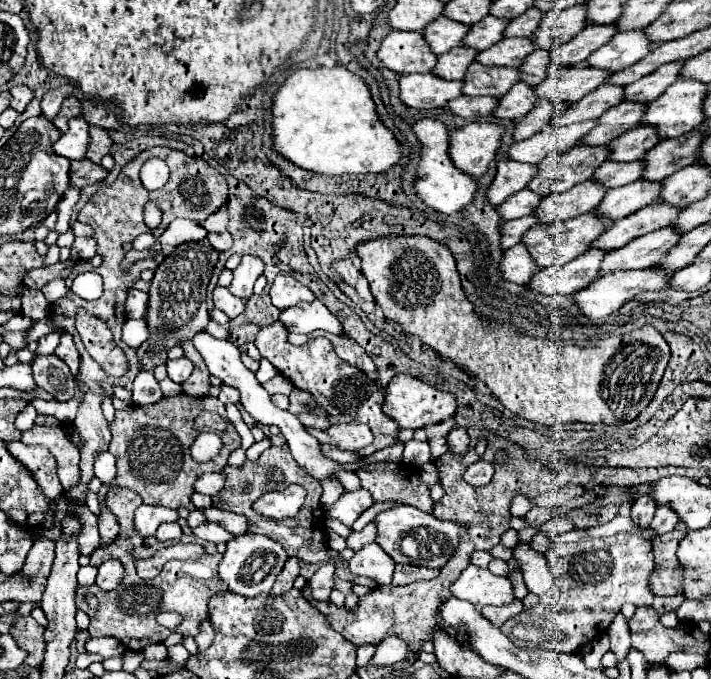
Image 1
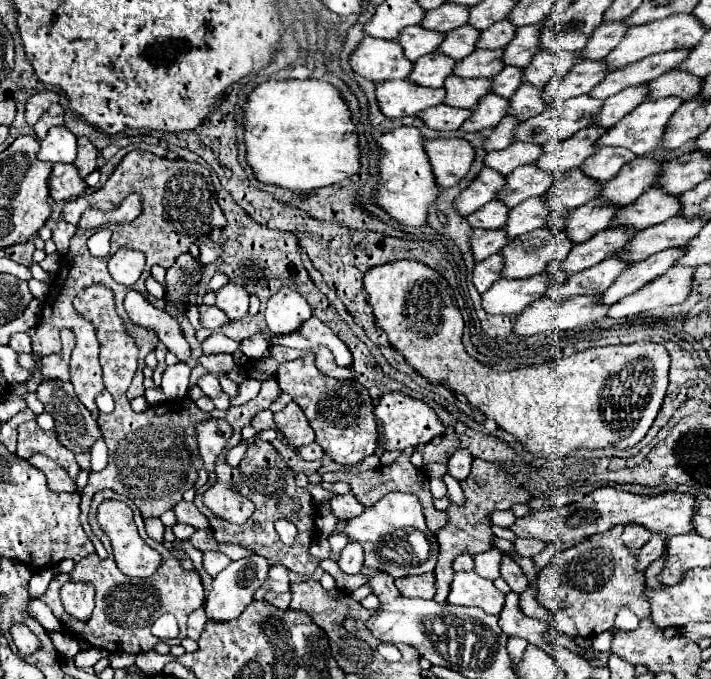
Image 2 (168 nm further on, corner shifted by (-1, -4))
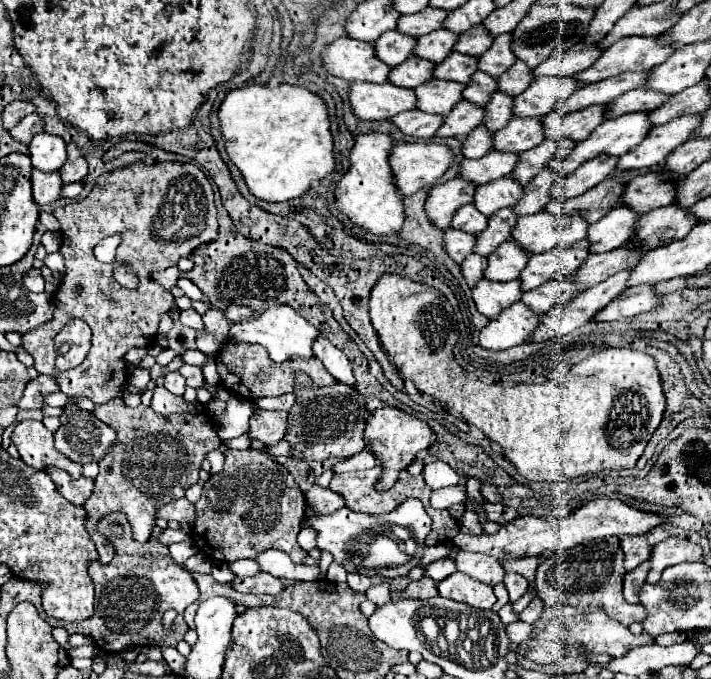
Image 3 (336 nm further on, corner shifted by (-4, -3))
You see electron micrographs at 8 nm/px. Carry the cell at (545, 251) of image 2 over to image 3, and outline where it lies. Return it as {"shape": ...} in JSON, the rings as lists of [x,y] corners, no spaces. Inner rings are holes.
{"shape":[[[504,241],[494,253],[488,255],[488,269],[486,269],[486,279],[492,281],[510,281],[518,279],[522,273],[522,267],[526,267],[530,255],[526,255],[526,249],[520,243]]]}

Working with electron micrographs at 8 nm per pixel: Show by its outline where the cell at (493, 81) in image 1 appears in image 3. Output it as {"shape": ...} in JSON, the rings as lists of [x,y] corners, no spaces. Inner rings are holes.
{"shape":[[[430,79],[428,83],[416,87],[418,109],[422,109],[426,113],[430,111],[436,115],[448,115],[454,109],[454,103],[464,101],[462,99],[462,85],[464,83]]]}

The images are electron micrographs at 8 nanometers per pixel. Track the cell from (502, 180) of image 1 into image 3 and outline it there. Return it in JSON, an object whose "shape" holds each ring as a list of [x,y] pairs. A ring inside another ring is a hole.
{"shape":[[[462,177],[434,185],[426,201],[426,213],[430,221],[436,227],[448,229],[450,219],[454,217],[454,211],[458,211],[458,207],[462,205],[472,203],[476,189],[478,189],[478,183],[470,183]]]}

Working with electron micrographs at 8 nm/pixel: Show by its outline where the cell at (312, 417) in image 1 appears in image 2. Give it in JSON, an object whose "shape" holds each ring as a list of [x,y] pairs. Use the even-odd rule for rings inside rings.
{"shape":[[[291,402],[285,410],[273,414],[273,420],[289,446],[299,448],[315,440],[315,434],[307,424],[307,418],[303,416],[303,410],[295,402]]]}

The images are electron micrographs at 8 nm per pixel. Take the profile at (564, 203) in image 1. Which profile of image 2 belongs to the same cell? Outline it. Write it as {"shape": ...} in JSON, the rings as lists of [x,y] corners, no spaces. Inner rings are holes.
{"shape":[[[541,196],[523,200],[519,206],[509,210],[509,218],[507,218],[507,224],[503,228],[507,234],[507,240],[513,240],[525,232],[543,228],[549,212],[551,210],[547,210],[547,204],[543,204]]]}

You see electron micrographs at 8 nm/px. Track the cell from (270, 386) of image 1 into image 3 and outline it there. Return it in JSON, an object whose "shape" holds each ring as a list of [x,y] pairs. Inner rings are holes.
{"shape":[[[112,399],[106,405],[96,405],[94,415],[104,421],[106,425],[110,425],[116,431],[116,445],[110,447],[110,451],[106,451],[104,459],[98,463],[100,465],[100,473],[98,473],[98,481],[94,487],[94,495],[90,495],[90,499],[86,499],[84,509],[88,515],[85,527],[98,549],[98,561],[100,563],[110,563],[110,559],[114,557],[114,547],[106,545],[106,537],[102,537],[96,530],[96,525],[100,517],[114,513],[114,511],[124,511],[128,515],[128,521],[132,525],[132,535],[136,541],[148,541],[150,533],[156,525],[156,515],[154,511],[158,511],[158,507],[176,501],[180,497],[184,497],[186,489],[194,483],[198,483],[198,473],[202,467],[202,461],[206,459],[206,453],[212,449],[218,449],[222,445],[214,421],[206,415],[206,413],[180,413],[180,415],[158,415],[154,413],[150,407],[138,405],[138,407],[128,407],[122,399]]]}

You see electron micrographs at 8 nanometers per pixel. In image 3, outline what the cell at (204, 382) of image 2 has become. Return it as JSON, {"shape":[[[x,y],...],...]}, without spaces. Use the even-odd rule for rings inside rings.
{"shape":[[[184,364],[178,371],[180,371],[182,375],[186,375],[186,385],[189,387],[198,389],[206,384],[201,367]]]}

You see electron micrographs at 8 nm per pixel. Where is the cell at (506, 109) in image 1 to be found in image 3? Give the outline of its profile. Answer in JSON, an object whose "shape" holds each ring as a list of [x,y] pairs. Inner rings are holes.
{"shape":[[[458,103],[446,117],[442,127],[438,129],[438,137],[466,137],[474,127],[482,125],[482,119],[486,117],[484,107],[474,107],[474,103]]]}

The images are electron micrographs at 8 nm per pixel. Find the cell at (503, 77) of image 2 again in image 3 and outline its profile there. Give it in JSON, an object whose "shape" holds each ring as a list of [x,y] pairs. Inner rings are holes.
{"shape":[[[478,71],[472,75],[470,83],[464,89],[464,99],[472,101],[476,105],[486,105],[490,101],[490,95],[498,91],[498,81],[492,75],[486,75],[484,71]]]}

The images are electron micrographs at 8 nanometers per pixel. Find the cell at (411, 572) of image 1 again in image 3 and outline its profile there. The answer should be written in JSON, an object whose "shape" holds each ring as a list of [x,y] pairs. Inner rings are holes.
{"shape":[[[422,577],[420,581],[412,581],[404,591],[394,591],[394,597],[408,597],[408,599],[428,599],[428,597],[436,597],[436,583],[430,577]]]}

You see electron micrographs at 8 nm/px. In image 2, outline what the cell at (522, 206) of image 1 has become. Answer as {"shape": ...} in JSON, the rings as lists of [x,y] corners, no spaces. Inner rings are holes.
{"shape":[[[489,202],[483,208],[471,212],[465,220],[469,222],[471,228],[485,228],[485,230],[497,230],[503,228],[503,220],[507,220],[507,208],[503,208],[503,204]]]}

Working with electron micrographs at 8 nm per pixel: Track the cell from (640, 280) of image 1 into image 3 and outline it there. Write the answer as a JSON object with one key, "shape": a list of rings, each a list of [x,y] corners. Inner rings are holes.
{"shape":[[[518,301],[480,331],[480,345],[484,349],[498,351],[526,343],[526,337],[534,333],[534,327],[538,327],[538,319],[542,319],[542,315],[544,313],[530,311],[530,307]]]}

